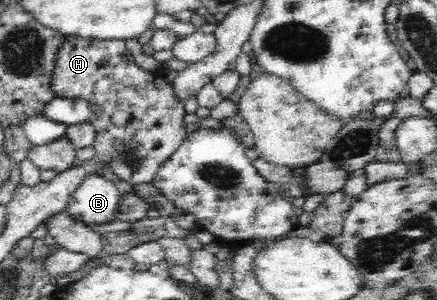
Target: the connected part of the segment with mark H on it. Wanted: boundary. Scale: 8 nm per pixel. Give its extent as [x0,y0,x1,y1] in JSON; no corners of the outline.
[53,36,188,185]

